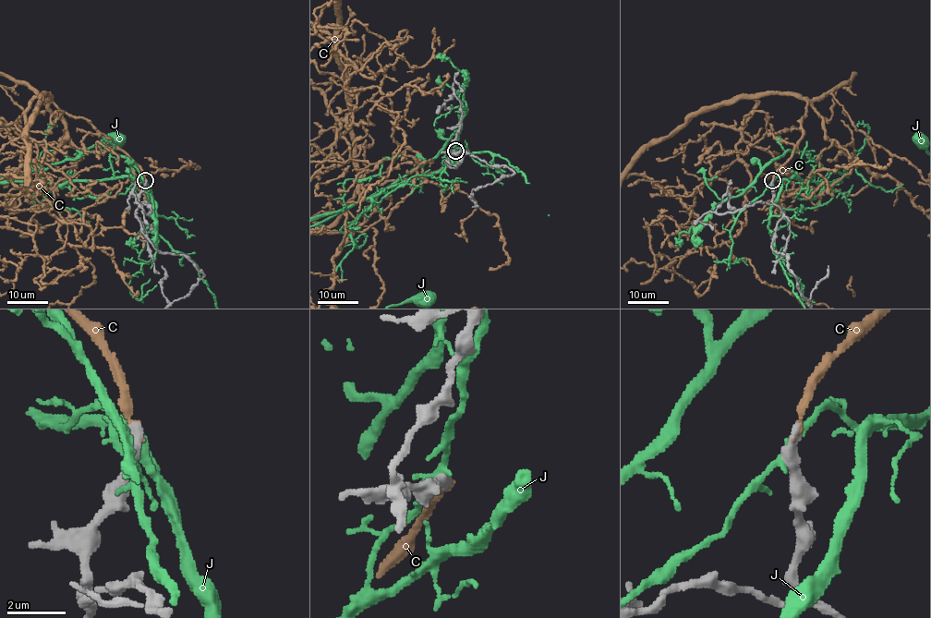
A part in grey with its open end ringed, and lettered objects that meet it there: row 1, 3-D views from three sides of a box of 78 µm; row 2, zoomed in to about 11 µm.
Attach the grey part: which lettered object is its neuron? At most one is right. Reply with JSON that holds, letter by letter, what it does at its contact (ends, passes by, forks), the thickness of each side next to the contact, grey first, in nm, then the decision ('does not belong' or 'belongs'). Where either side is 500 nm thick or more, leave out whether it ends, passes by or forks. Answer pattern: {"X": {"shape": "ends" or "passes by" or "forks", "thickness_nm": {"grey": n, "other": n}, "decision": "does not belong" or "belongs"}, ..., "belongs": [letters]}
{"C": {"shape": "ends", "thickness_nm": {"grey": 420, "other": 180}, "decision": "belongs"}, "J": {"shape": "passes by", "thickness_nm": {"grey": 480, "other": 240}, "decision": "does not belong"}, "belongs": ["C"]}

